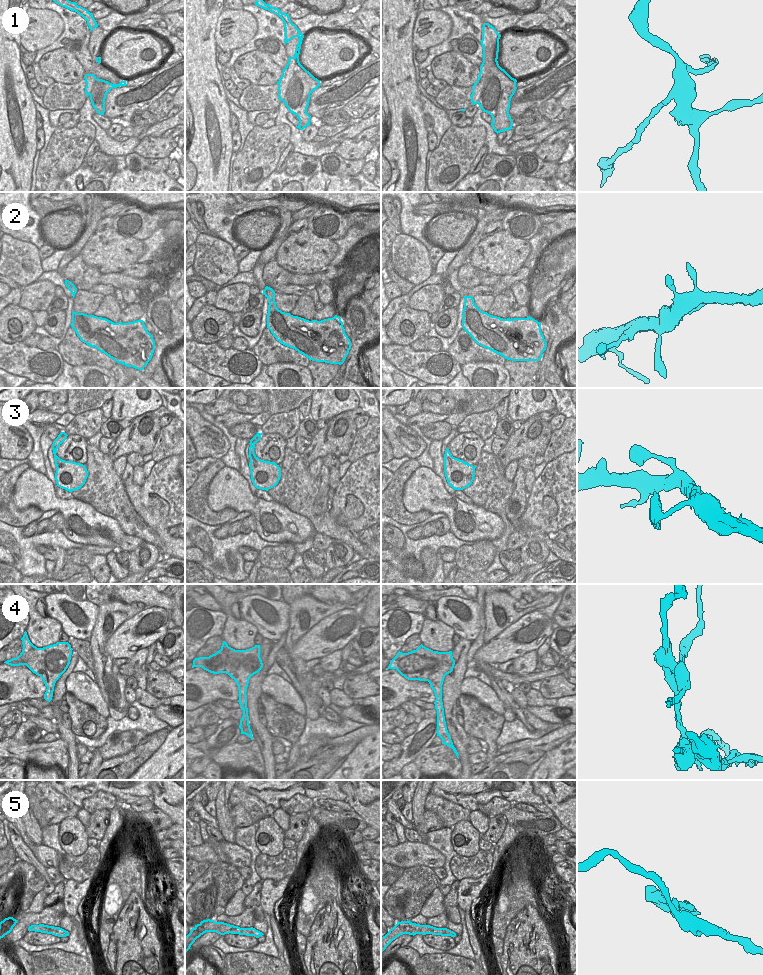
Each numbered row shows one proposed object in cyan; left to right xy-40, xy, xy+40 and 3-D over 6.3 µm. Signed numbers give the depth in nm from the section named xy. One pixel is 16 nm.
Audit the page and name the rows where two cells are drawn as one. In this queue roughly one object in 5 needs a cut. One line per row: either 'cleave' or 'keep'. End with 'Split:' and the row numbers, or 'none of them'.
1: cleave
2: keep
3: keep
4: cleave
5: keep
Split: 1, 4

